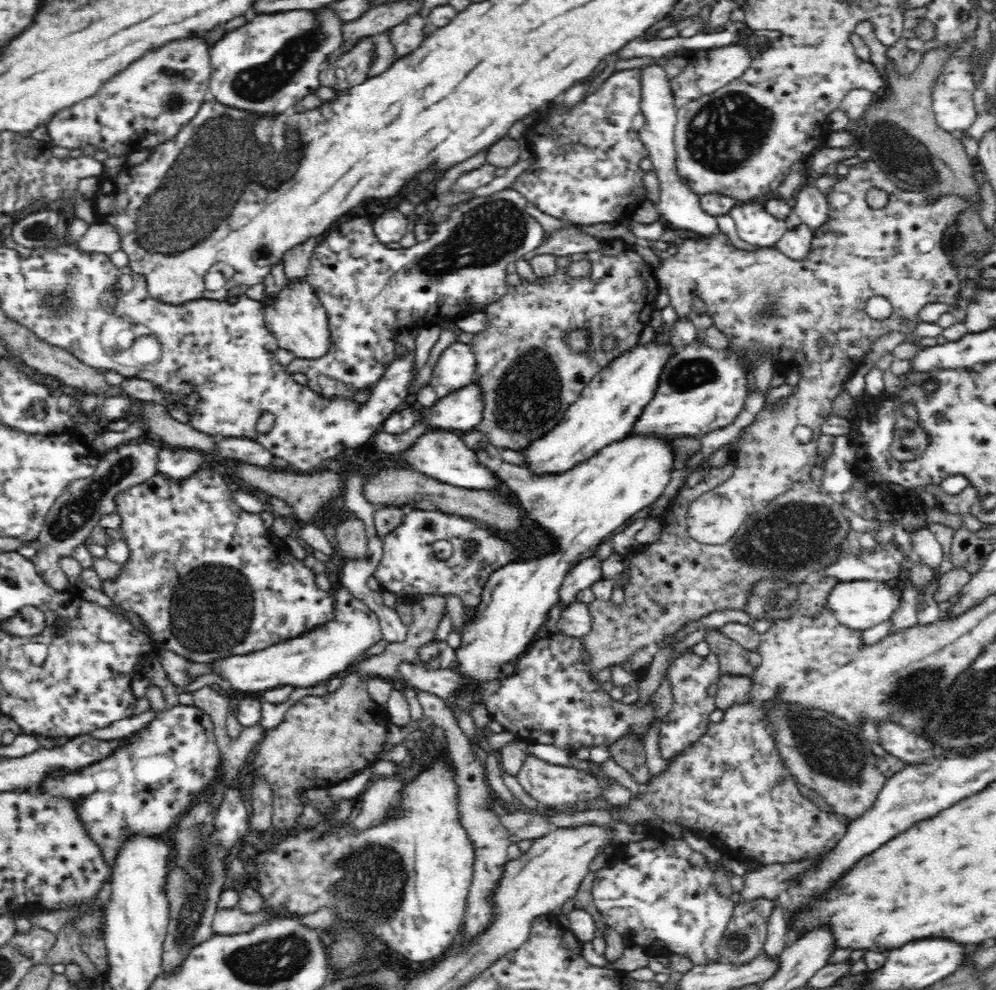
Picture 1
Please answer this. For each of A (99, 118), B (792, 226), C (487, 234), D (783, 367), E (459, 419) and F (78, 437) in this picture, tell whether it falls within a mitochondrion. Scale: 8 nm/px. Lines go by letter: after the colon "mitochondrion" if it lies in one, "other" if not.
A: other
B: other
C: mitochondrion
D: other
E: other
F: other

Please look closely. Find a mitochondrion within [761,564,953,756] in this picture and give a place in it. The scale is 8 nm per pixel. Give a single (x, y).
(788, 707)

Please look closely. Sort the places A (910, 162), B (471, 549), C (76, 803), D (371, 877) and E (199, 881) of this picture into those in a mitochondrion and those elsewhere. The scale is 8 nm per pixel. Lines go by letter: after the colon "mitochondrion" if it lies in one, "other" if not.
A: mitochondrion
B: mitochondrion
C: other
D: mitochondrion
E: mitochondrion

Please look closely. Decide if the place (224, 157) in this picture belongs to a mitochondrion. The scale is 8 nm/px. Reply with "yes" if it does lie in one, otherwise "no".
yes

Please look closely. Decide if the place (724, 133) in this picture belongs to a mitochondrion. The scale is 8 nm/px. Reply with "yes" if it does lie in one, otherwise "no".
yes

